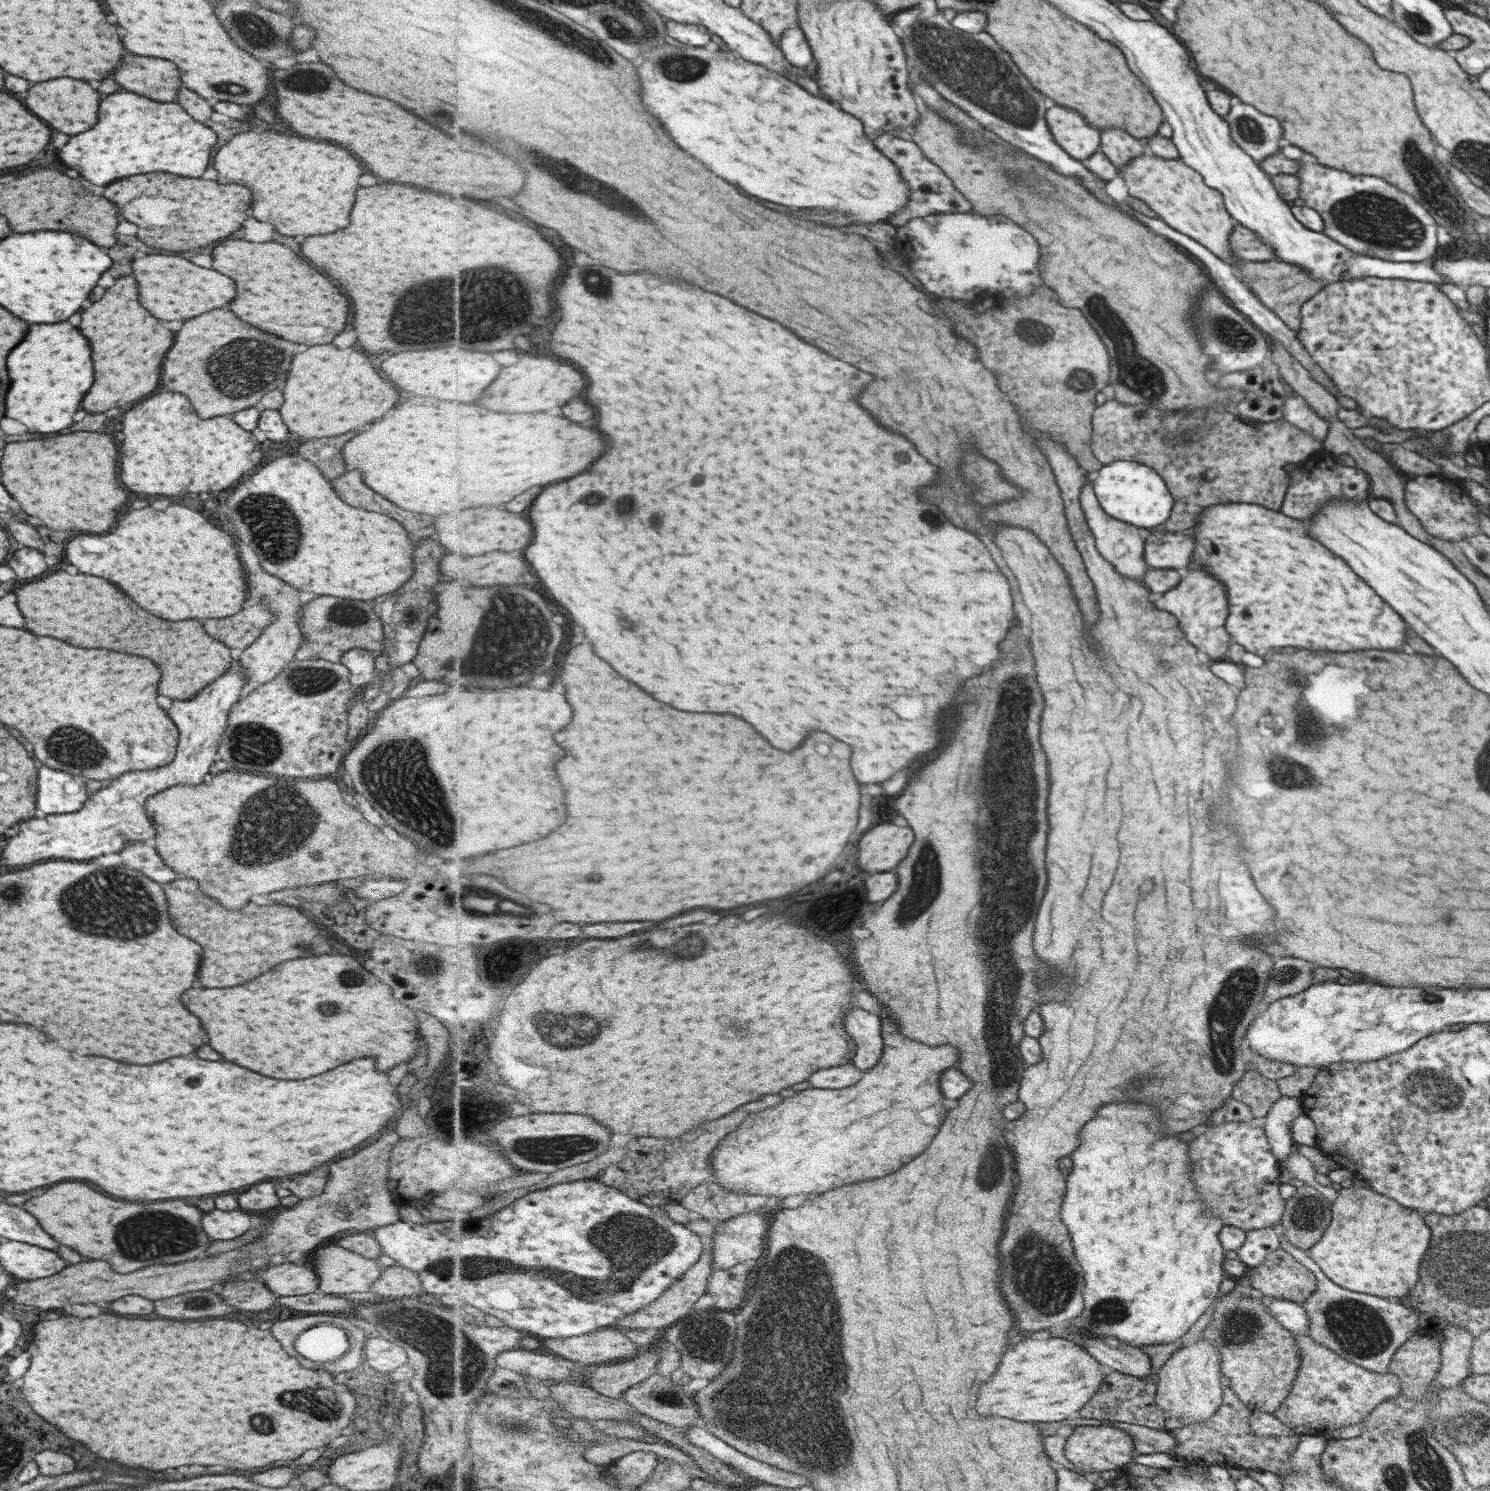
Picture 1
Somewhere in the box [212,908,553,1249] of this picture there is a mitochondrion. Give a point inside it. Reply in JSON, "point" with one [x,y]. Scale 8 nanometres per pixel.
{"point":[425,967]}

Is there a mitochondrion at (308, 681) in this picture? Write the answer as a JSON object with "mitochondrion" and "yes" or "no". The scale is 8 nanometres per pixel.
{"mitochondrion":"yes"}

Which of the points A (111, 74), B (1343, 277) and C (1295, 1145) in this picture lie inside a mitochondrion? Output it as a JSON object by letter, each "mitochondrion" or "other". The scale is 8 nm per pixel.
{"A":"other","B":"other","C":"other"}

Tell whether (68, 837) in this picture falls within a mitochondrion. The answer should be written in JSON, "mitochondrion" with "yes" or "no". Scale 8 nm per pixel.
{"mitochondrion":"no"}

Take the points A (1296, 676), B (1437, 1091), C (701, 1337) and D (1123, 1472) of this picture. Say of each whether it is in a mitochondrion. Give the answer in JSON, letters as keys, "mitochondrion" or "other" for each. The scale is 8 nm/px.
{"A":"mitochondrion","B":"mitochondrion","C":"mitochondrion","D":"other"}

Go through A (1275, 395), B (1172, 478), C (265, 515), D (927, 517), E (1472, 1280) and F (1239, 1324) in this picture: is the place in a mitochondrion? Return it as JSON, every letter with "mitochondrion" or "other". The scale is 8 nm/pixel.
{"A":"other","B":"other","C":"mitochondrion","D":"mitochondrion","E":"mitochondrion","F":"mitochondrion"}

